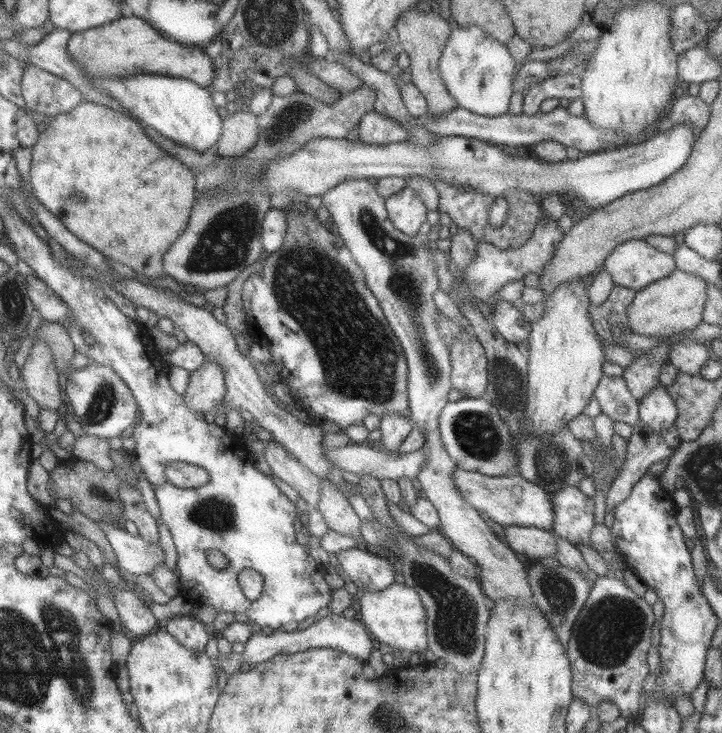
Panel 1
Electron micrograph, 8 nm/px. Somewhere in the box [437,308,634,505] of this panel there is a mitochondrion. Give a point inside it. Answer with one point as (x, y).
(475, 433)

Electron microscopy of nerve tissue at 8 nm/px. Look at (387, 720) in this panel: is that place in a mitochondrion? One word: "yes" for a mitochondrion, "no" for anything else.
yes

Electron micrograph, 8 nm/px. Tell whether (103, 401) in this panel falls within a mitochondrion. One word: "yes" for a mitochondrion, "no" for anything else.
yes

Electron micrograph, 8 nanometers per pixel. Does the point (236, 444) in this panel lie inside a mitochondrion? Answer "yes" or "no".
no

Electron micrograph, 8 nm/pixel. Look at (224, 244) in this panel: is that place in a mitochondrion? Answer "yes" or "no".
yes

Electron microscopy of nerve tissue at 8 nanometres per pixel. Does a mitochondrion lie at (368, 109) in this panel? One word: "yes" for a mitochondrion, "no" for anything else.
no

